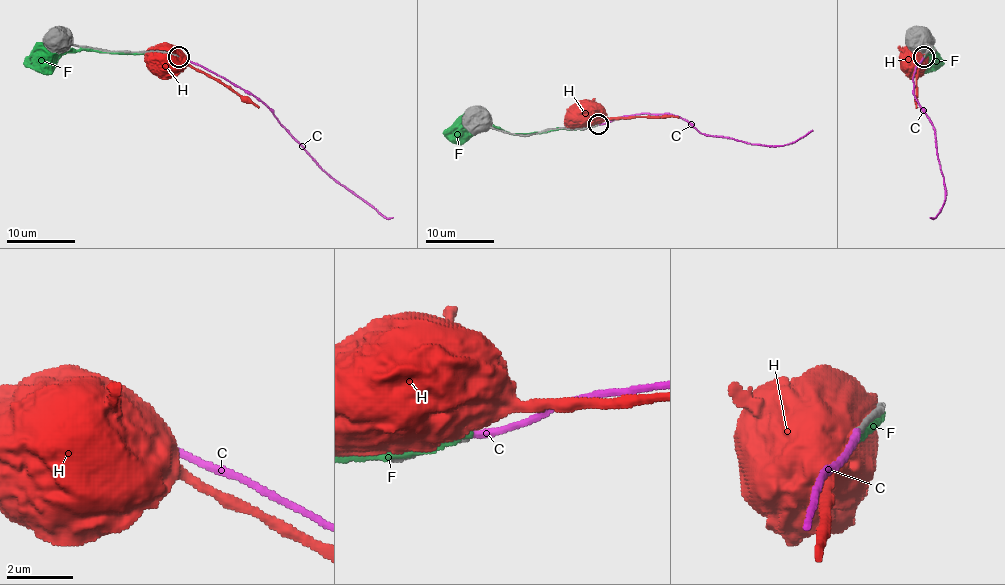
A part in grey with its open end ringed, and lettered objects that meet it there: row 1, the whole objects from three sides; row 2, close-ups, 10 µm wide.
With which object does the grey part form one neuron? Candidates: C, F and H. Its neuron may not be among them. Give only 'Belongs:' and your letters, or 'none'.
Belongs: C

